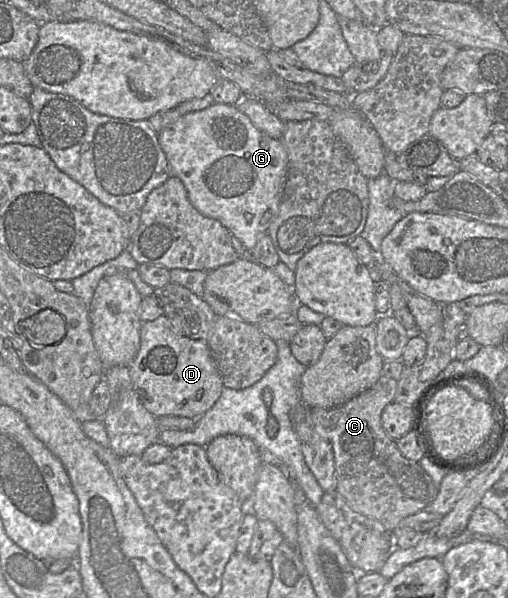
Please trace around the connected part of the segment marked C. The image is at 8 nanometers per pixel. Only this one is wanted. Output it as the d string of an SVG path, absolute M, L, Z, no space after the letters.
M382 375L372 388L341 406L331 409L311 409L311 419L316 432L329 440L333 448L337 479L336 490L354 511L381 522L389 532L393 532L405 517L428 507L439 491L418 462L409 460L402 455L396 441L388 436L382 425L382 412L388 404L394 401L396 389L397 381Z

